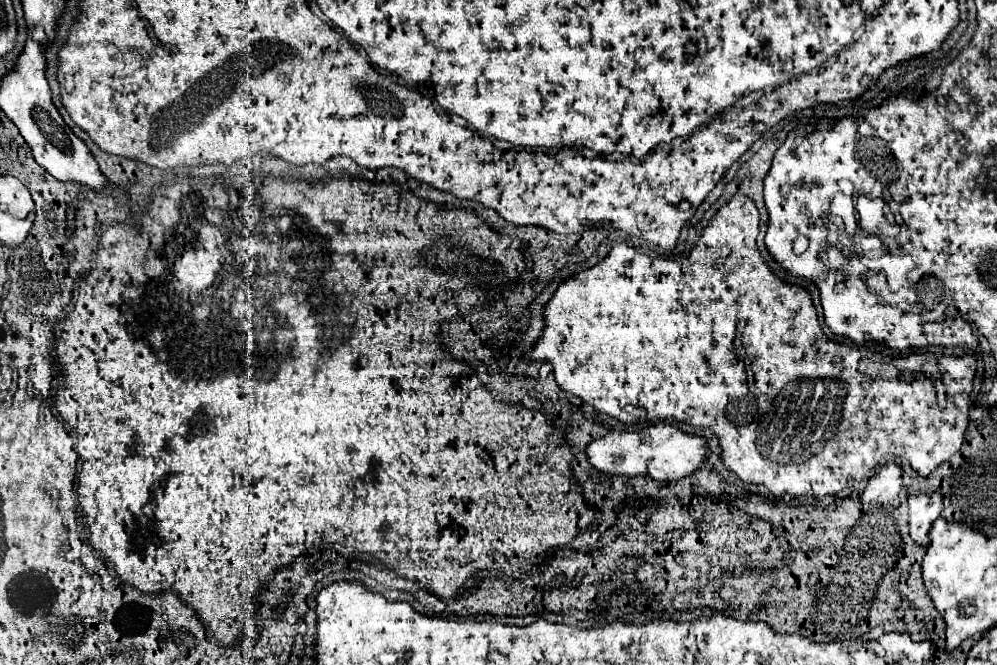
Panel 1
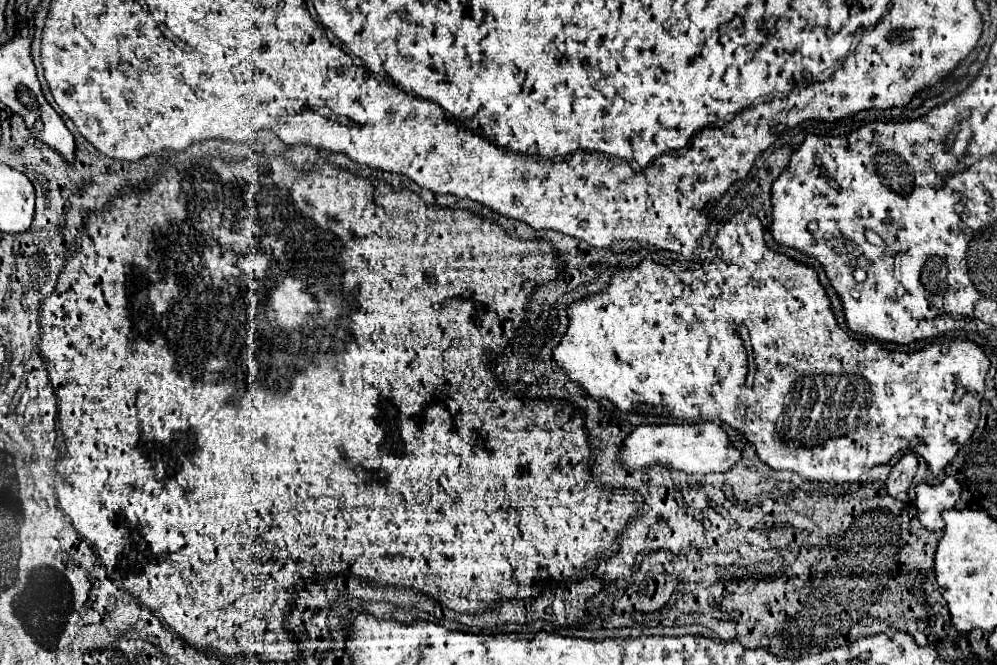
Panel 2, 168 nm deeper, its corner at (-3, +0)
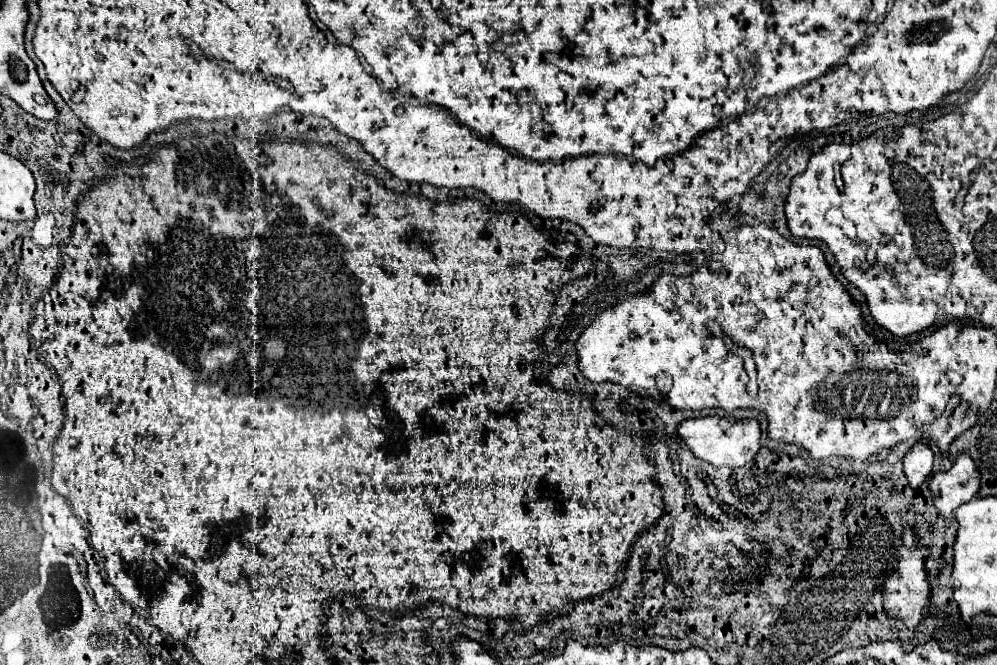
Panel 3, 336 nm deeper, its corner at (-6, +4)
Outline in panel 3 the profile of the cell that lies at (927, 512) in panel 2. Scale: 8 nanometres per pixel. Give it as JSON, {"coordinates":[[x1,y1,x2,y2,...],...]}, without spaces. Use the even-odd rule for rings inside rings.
{"coordinates":[[960,454,954,466,946,472,936,472,930,480,930,490,934,492,934,502,944,518,952,518,954,510,978,496,980,472,968,454]]}

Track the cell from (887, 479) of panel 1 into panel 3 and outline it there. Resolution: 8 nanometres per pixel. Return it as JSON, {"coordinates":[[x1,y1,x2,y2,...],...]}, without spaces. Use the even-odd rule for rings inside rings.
{"coordinates":[[916,442,912,450,904,456,904,474,912,488,918,488,930,476,932,464,934,452,930,450,930,446,924,442]]}

